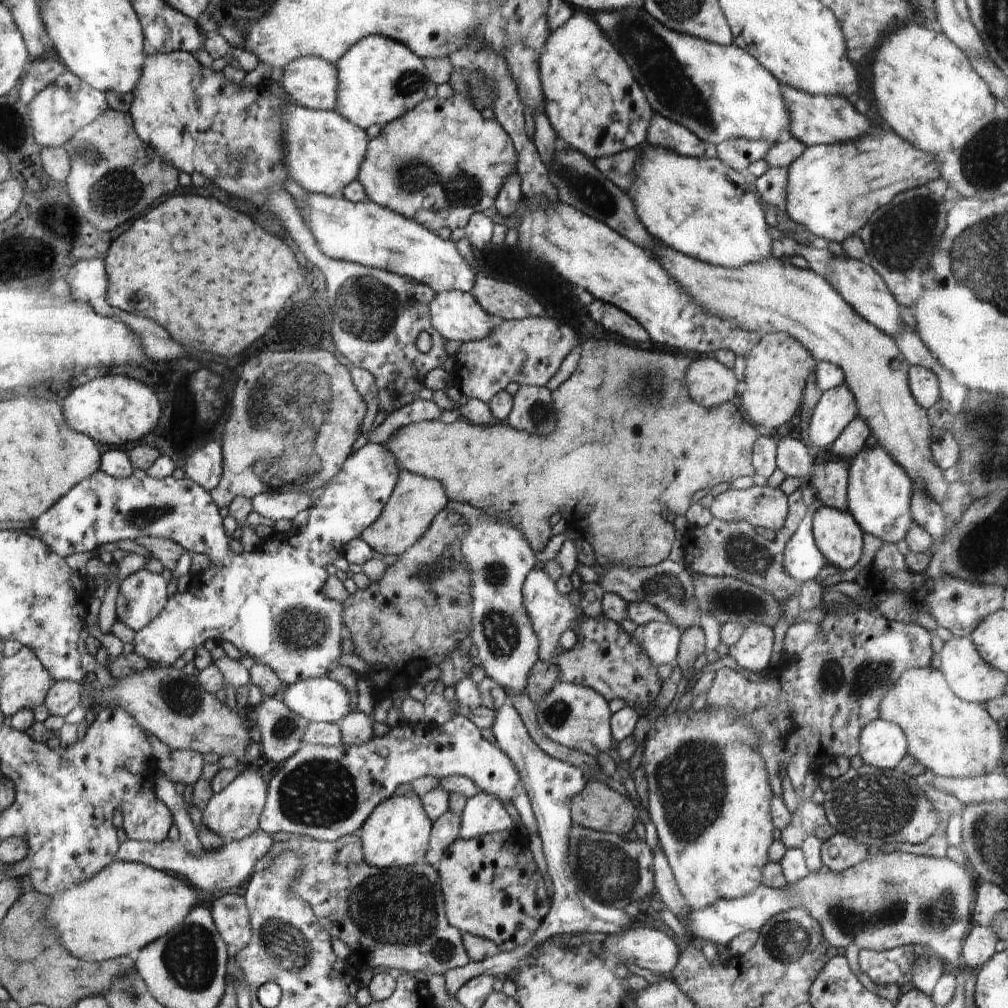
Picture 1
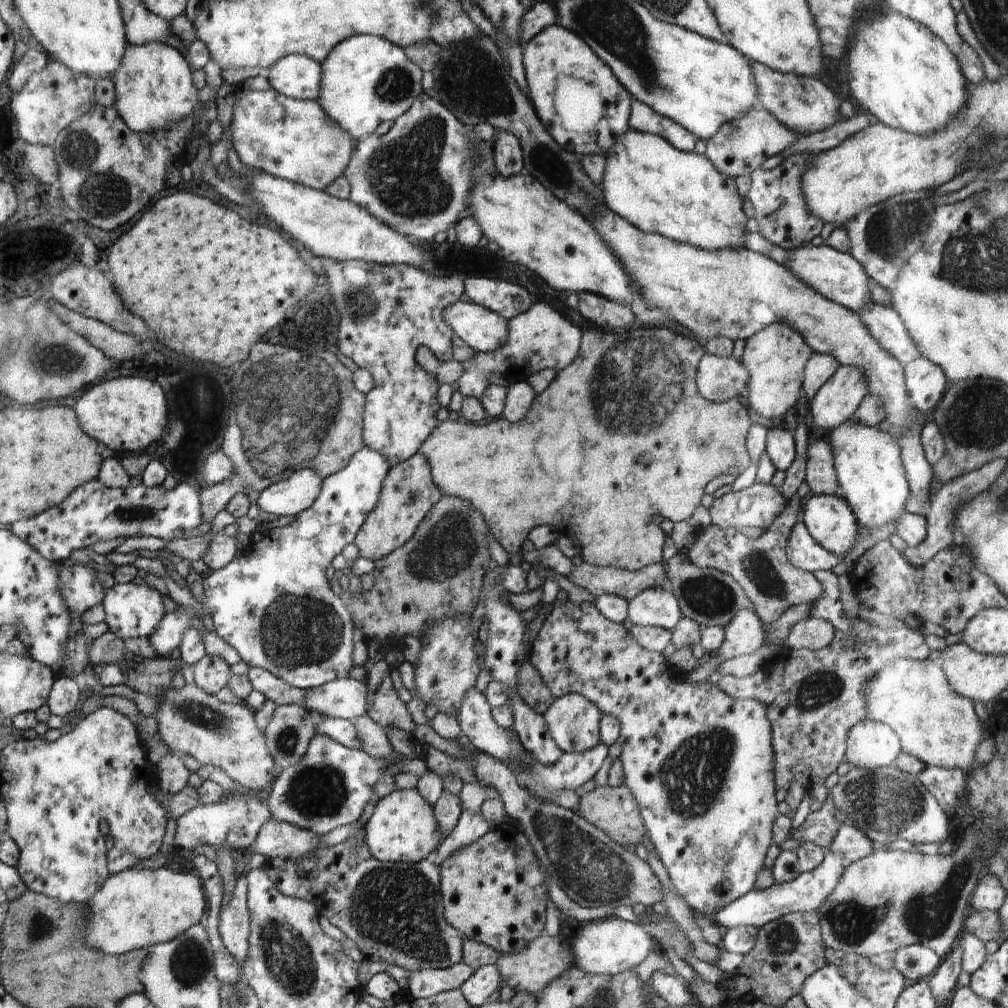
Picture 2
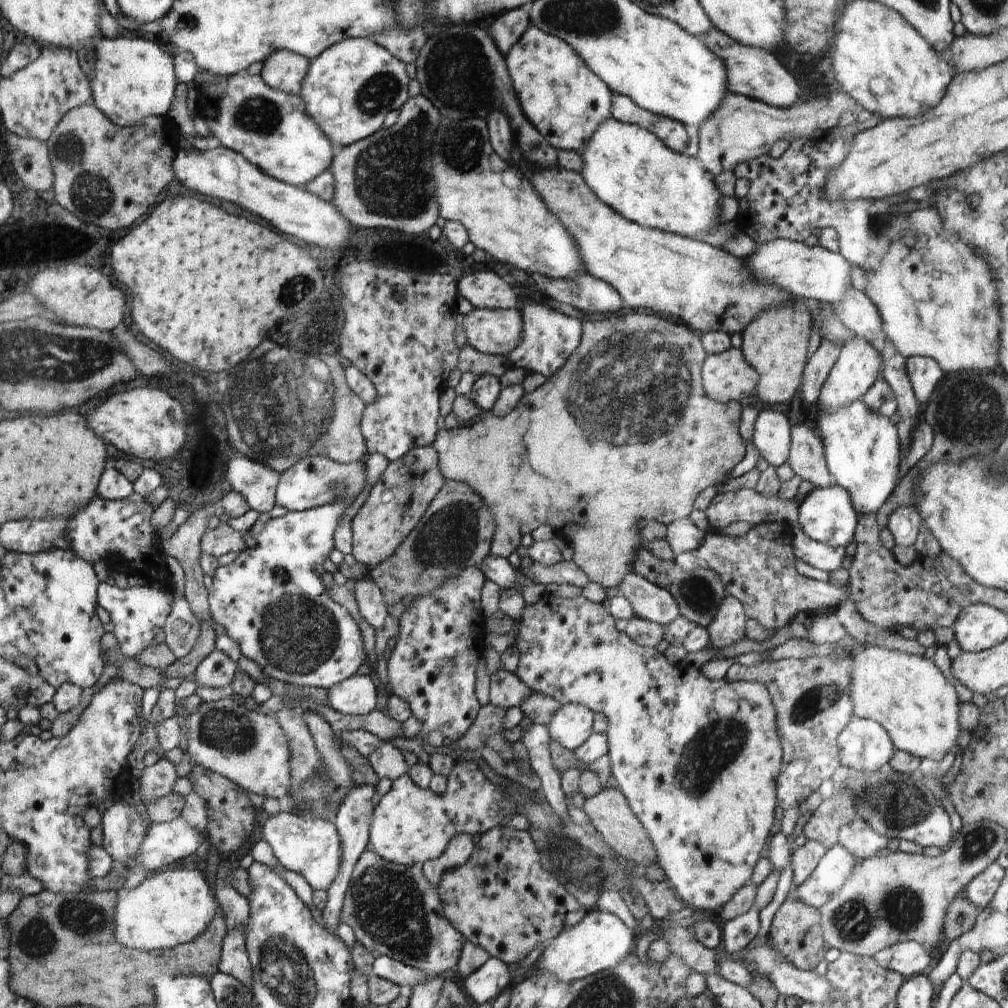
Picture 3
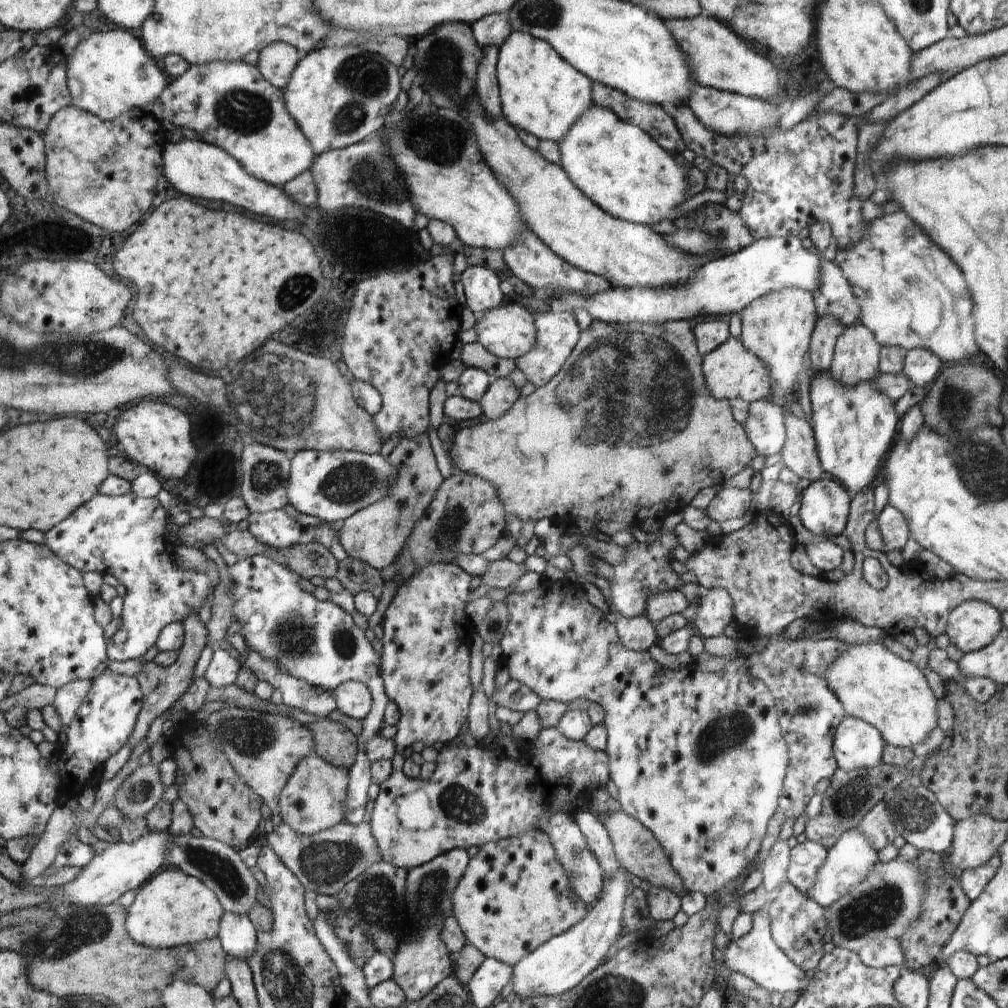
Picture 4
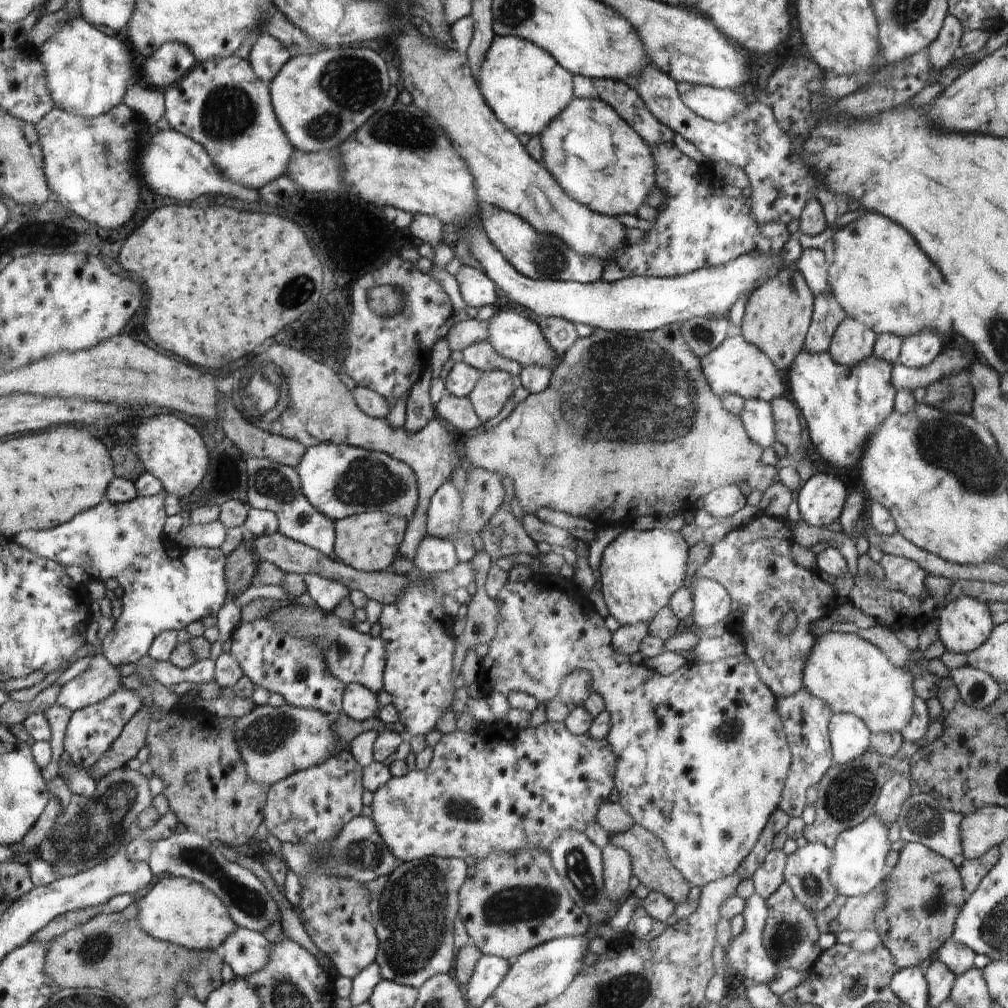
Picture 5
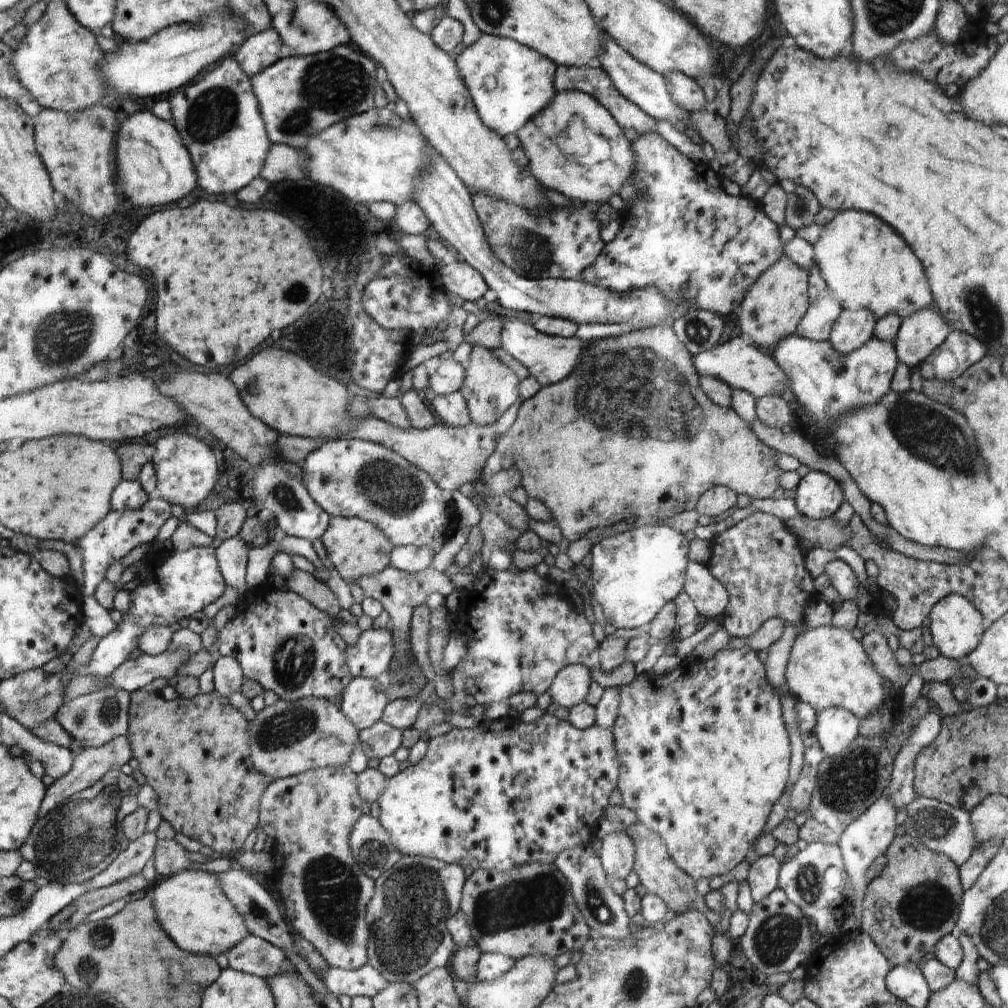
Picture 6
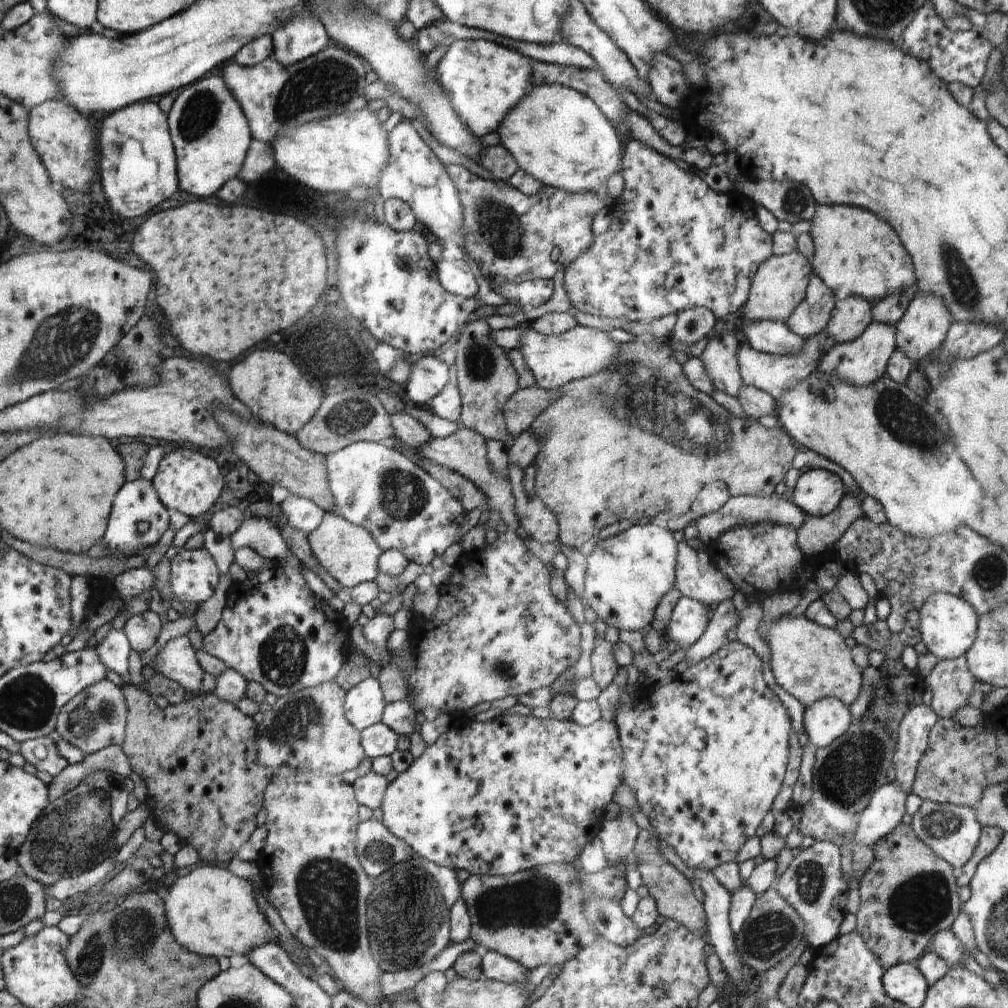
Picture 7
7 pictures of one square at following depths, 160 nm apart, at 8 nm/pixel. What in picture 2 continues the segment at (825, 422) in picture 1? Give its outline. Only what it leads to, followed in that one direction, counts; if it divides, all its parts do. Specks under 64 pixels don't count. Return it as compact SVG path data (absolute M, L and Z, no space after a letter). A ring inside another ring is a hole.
M840 365L811 400L811 413L818 428L836 429L852 418L869 393L867 378L862 369Z

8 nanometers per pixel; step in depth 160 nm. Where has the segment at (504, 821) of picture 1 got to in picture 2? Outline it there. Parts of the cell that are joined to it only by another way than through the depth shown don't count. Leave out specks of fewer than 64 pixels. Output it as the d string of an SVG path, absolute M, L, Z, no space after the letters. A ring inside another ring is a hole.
M462 809L456 826L447 834L447 837L436 848L432 856L436 866L440 865L448 857L452 857L458 849L475 843L479 838L488 833L488 824L482 813L472 814L469 810Z

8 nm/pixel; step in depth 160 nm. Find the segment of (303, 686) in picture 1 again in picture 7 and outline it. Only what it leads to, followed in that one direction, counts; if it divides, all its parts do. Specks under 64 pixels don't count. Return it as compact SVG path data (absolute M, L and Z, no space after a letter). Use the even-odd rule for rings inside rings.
M373 677L345 691L345 714L358 730L380 723L385 706L380 683Z

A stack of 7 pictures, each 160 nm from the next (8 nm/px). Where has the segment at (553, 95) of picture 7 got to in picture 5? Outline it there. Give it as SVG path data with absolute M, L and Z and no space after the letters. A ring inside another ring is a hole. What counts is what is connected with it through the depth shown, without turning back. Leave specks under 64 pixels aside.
M574 96L539 139L546 168L570 197L590 210L611 217L634 215L654 188L652 148L609 103Z

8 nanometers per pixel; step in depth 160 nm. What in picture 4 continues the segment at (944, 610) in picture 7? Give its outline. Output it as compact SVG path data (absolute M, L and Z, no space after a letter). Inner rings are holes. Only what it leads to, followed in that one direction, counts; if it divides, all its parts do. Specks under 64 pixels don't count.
M961 602L947 618L945 632L958 650L969 653L985 647L1002 630L1001 613L987 602Z

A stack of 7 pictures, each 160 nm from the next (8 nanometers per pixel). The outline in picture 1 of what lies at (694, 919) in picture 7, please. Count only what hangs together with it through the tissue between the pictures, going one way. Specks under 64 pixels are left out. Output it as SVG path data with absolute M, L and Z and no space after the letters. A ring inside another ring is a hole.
M588 780L585 789L572 800L572 821L584 829L614 833L624 837L632 830L638 810L602 781Z

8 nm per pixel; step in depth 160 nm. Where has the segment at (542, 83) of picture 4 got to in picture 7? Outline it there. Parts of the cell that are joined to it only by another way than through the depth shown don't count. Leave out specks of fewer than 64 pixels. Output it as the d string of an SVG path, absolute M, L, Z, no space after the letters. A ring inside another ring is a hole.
M456 39L433 70L453 109L480 137L500 128L504 118L532 92L534 60L489 39Z

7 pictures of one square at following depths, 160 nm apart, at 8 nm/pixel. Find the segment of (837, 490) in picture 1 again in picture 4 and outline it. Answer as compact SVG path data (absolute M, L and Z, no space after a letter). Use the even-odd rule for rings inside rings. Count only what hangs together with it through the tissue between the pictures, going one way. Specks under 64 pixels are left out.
M784 413L785 422L785 443L780 450L781 465L788 467L796 476L814 482L822 478L822 467L817 451L816 439L811 425L805 420L796 417L793 413Z

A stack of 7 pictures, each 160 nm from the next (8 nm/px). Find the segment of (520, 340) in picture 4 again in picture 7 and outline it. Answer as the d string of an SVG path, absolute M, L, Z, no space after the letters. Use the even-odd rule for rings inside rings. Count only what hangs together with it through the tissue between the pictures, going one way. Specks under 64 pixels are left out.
M532 326L526 329L522 339L522 351L528 368L534 374L537 385L542 389L559 389L570 381L593 377L603 372L611 363L617 344L610 339L606 331L596 328L577 326L559 335L541 335Z

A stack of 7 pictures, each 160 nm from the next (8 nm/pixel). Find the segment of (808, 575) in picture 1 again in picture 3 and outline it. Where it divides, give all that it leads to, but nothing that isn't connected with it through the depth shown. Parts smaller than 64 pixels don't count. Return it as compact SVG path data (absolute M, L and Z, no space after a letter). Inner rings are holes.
M793 529L791 545L797 560L826 571L838 570L844 562L845 550L842 547L831 547L810 538L802 529Z

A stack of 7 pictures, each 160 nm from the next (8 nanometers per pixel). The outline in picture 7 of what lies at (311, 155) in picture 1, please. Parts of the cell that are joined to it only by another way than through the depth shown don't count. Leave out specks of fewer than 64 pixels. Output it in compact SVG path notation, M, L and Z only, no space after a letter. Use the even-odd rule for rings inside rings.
M221 68L210 72L208 76L193 82L180 92L169 112L169 125L170 134L173 134L173 146L176 147L179 176L184 192L190 192L198 198L208 198L216 194L220 188L224 188L226 181L238 177L244 168L253 140L252 132L240 102L236 100L236 96L221 74Z

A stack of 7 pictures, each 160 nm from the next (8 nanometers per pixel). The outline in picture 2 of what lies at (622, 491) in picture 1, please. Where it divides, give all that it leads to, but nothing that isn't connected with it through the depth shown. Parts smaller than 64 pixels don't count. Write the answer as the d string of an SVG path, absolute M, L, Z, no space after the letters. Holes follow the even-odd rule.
M635 325L630 329L614 332L586 331L582 337L581 350L575 361L565 366L564 370L560 370L554 380L540 394L537 394L537 398L532 404L532 410L525 420L513 423L503 417L498 420L489 420L488 424L483 422L474 424L466 420L460 422L447 419L430 433L428 440L421 446L420 452L426 455L429 465L432 467L434 482L447 495L473 503L473 506L477 507L484 515L486 522L489 523L490 532L506 552L510 554L518 554L518 551L525 552L526 542L530 542L530 538L528 538L530 530L543 524L557 524L562 532L569 536L573 535L579 541L580 556L585 563L597 567L611 566L627 571L637 571L645 566L660 563L664 560L662 547L667 536L658 526L658 522L652 520L654 514L658 513L660 519L666 518L674 523L694 518L694 514L698 514L698 506L702 506L702 498L706 498L706 490L710 490L710 482L714 482L714 478L720 474L737 472L742 474L751 464L745 444L752 422L744 410L744 405L740 404L739 399L715 403L705 399L699 390L696 390L696 368L699 368L700 358L704 357L704 348L698 342L694 342L690 336L684 336L684 333L674 334L674 332L670 332L670 328L664 325L652 327L652 330L658 330L658 334L654 340L646 340L644 338L646 334L642 334L641 328ZM540 410L542 410L542 422L546 422L546 434L542 434L542 446L538 446L538 454L542 454L542 466L540 466L540 460L534 456L534 442L540 432ZM506 448L508 448L508 454L506 454ZM562 502L570 502L573 512L568 512L566 504L562 508Z

